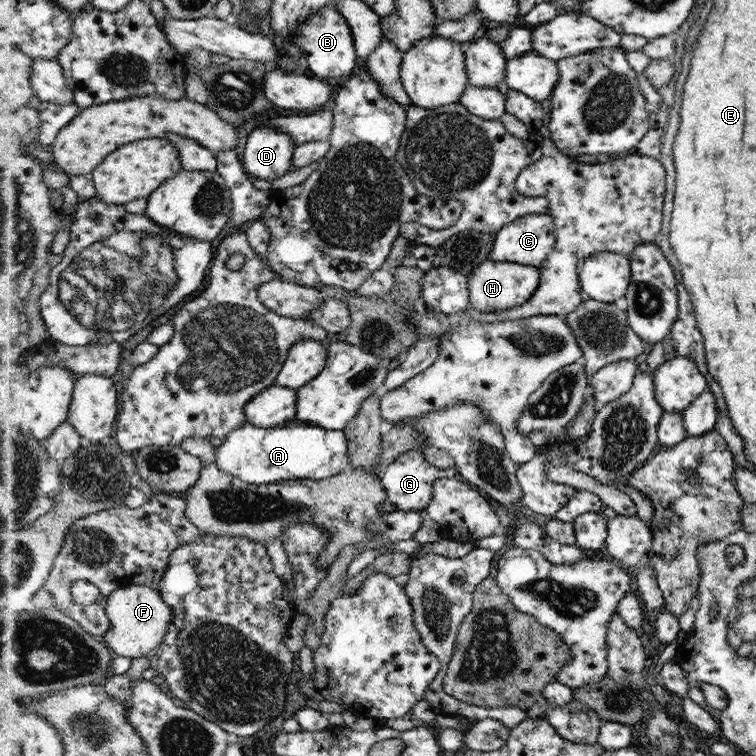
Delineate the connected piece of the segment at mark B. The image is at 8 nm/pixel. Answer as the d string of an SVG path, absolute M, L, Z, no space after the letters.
M328 4L320 9L315 16L307 20L307 24L300 25L300 32L292 33L290 38L296 38L300 44L300 50L307 56L310 73L316 78L348 78L358 70L358 51L355 49L355 39L351 31L351 25L344 18L337 6Z

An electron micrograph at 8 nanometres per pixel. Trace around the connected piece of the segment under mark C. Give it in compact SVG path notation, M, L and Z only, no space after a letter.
M550 213L527 214L496 232L489 254L493 261L517 262L539 267L555 248L555 218Z

